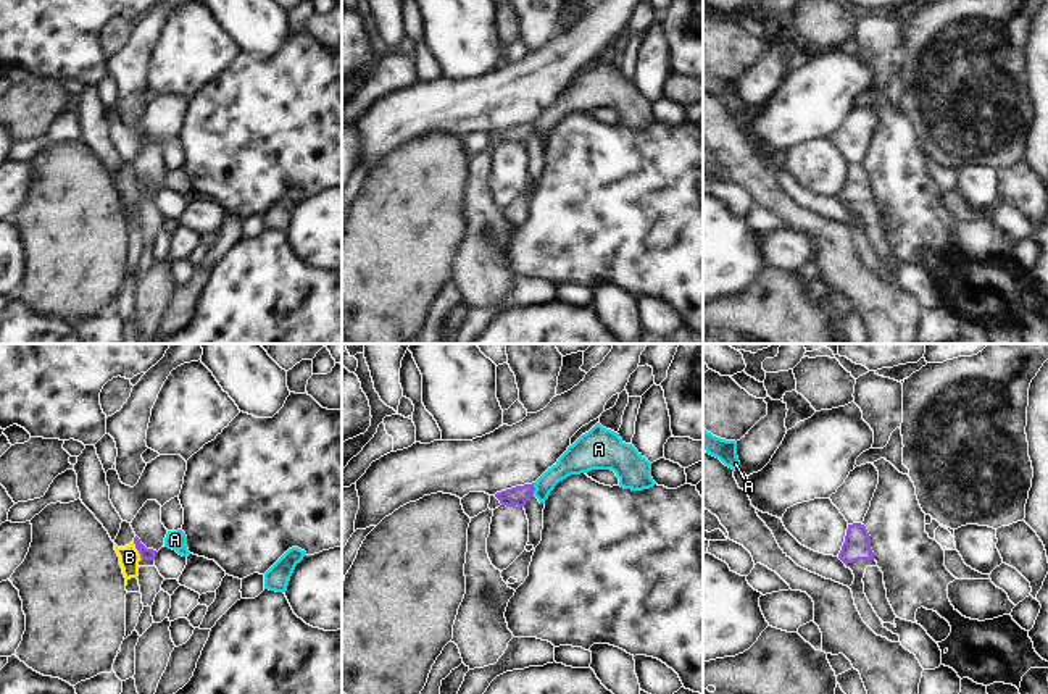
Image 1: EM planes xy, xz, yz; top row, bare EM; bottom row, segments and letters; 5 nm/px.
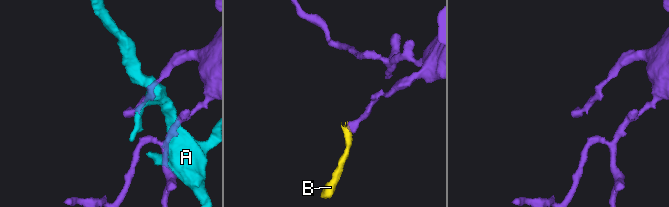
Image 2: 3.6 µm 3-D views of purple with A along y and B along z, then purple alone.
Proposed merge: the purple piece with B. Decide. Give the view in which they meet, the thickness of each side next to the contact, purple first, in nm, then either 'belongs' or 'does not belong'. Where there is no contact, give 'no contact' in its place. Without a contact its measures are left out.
xy | 60/110 nm | does not belong

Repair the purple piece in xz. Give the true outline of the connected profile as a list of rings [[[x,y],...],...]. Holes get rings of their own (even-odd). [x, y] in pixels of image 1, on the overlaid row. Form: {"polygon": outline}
{"polygon": [[[534,483],[532,484],[524,484],[524,486],[516,486],[501,492],[497,492],[495,497],[500,500],[501,505],[511,507],[524,507],[527,499],[534,495]]]}

